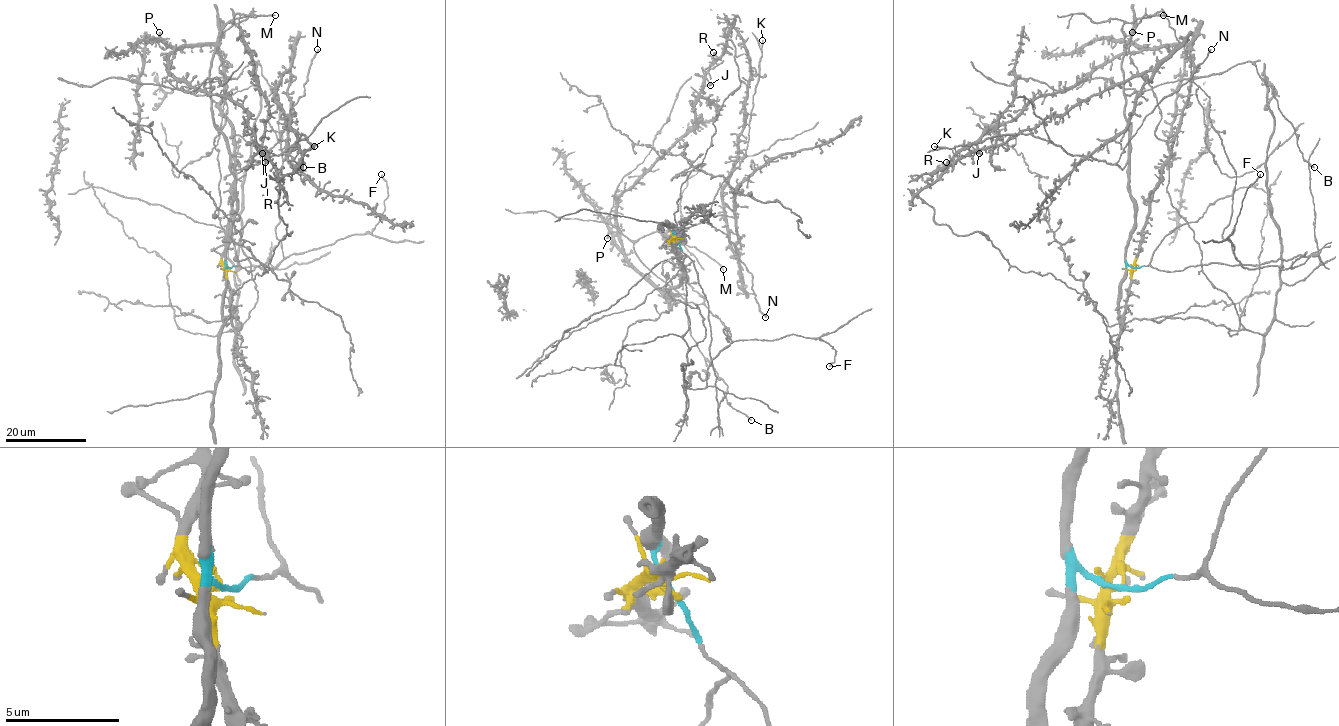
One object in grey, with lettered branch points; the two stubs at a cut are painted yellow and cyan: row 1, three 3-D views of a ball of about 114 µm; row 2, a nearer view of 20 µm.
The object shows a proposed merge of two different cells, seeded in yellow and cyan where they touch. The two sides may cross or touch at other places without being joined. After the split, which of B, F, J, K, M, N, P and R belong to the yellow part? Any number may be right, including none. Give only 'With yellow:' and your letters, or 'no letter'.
With yellow: F, J, P, R

